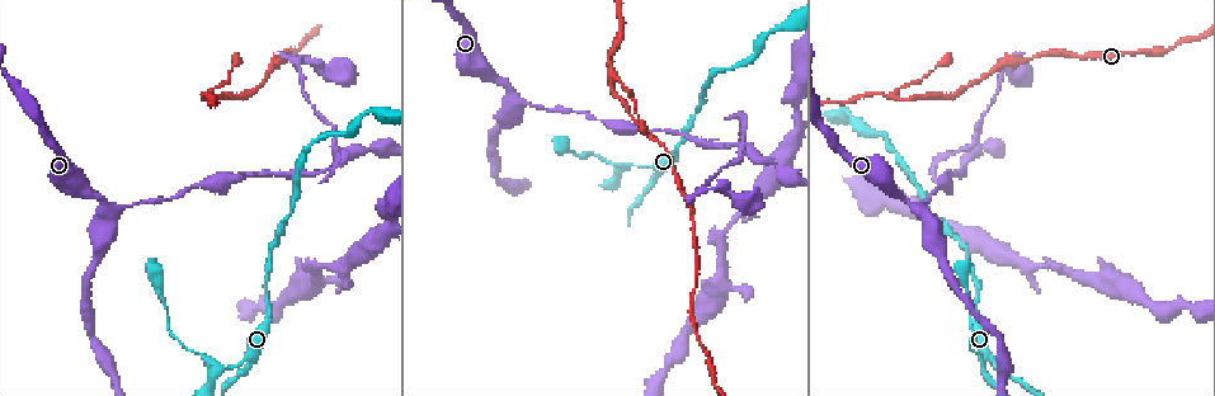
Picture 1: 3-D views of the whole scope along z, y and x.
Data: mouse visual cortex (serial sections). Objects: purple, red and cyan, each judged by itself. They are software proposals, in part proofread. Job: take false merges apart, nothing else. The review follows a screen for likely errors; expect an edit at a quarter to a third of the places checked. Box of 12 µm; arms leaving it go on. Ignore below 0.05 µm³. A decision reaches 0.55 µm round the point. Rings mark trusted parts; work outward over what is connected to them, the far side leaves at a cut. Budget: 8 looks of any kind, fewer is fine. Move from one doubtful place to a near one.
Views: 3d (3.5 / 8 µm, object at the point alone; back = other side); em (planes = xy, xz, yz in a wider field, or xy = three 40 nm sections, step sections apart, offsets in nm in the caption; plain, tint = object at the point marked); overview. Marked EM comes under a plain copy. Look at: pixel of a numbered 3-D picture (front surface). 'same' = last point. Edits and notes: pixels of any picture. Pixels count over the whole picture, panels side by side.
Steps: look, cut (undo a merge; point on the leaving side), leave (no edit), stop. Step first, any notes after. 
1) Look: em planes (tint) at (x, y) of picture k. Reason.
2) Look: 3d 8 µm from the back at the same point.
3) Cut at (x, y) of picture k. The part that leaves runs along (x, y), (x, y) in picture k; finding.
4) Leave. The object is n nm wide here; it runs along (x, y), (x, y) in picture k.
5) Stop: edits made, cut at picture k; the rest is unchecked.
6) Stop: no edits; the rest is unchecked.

Look: 3d 8 µm at (918, 208) of picture 1. Three-way junction.

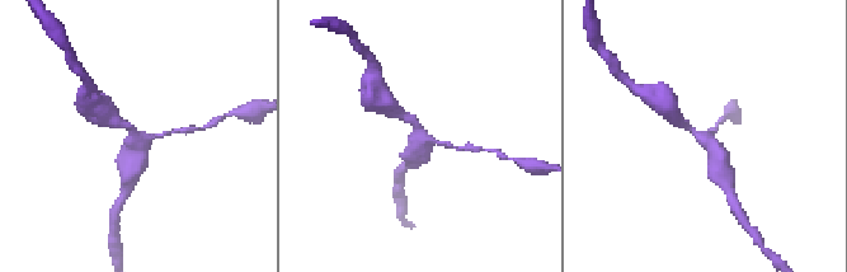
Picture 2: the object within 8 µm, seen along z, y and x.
Look: em xy step 2 (tint) at (425, 138) of picture 2. 3 arms meet here; the arms are 150, 250, 600 nm wide; need the tissue.

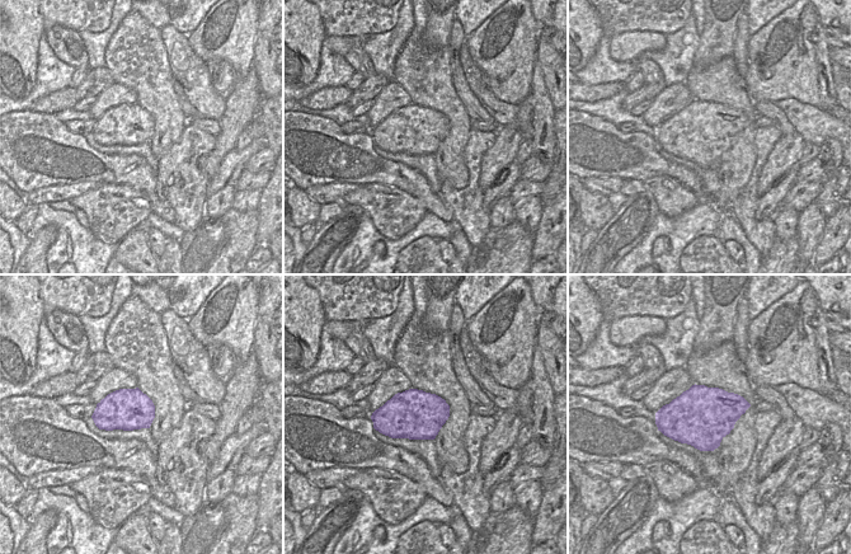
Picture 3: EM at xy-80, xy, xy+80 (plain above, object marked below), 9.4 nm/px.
Leave. It runs along (400, 113), (424, 139), (456, 148) in picture 2; all the same cell.

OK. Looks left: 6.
Look: 3d 3.5 µm at (892, 98) of picture 1. Arms part here.

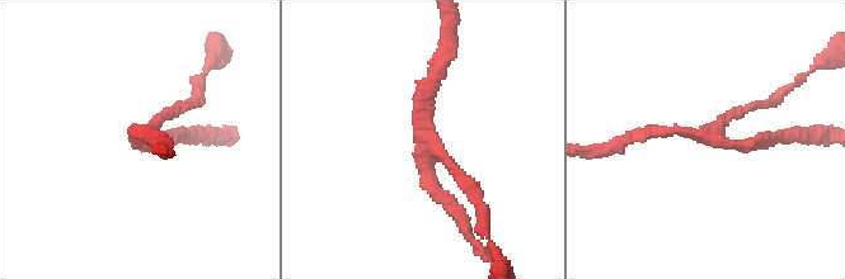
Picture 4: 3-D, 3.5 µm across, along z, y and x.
Look: em xy step 5 (tint) at (709, 136) of picture 4.

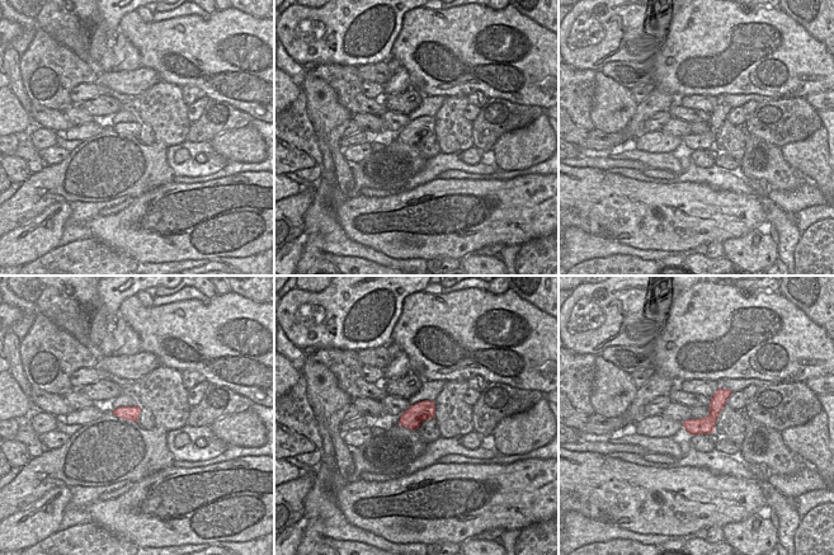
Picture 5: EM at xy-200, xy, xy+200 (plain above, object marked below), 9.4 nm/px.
Leave. It runs along (451, 206), (419, 157), (440, 66) in picture 4; continuous, no second cell.

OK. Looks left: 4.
Look: 3d 3.5 µm at (747, 149) of picture 1. Two arms in line, one across.

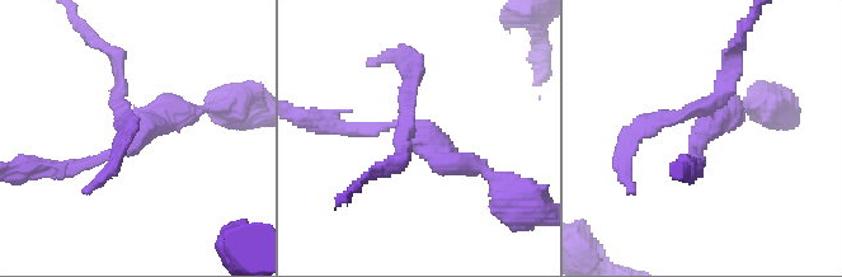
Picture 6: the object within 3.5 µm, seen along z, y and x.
Look: em planes (tint) at (421, 136) of picture 6. Now the EM.

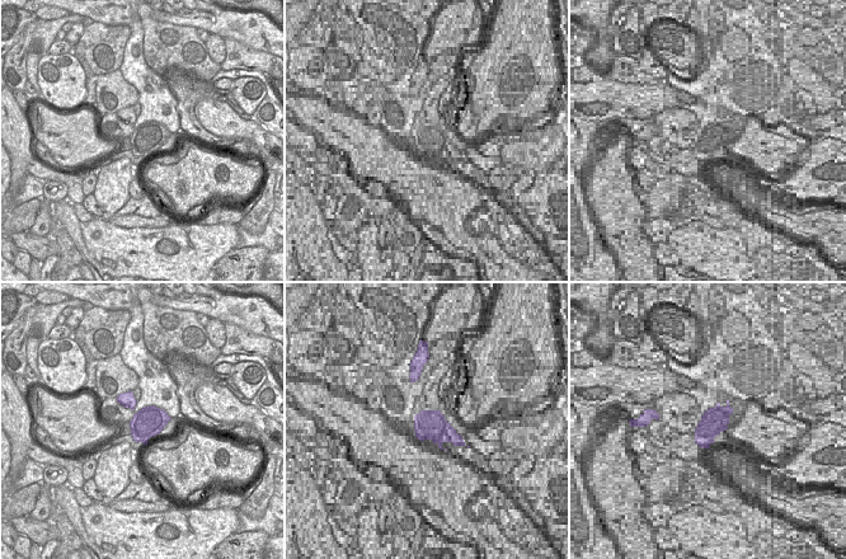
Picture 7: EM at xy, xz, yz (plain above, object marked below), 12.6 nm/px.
Cut at (412, 89) of picture 6. The object is 380 nm wide here; the part that leaves runs along (413, 134), (366, 175) in picture 6; a second cell is stuck on.

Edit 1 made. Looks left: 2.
Stop: edits made, cut at picture 6; the rest is unchecked.

